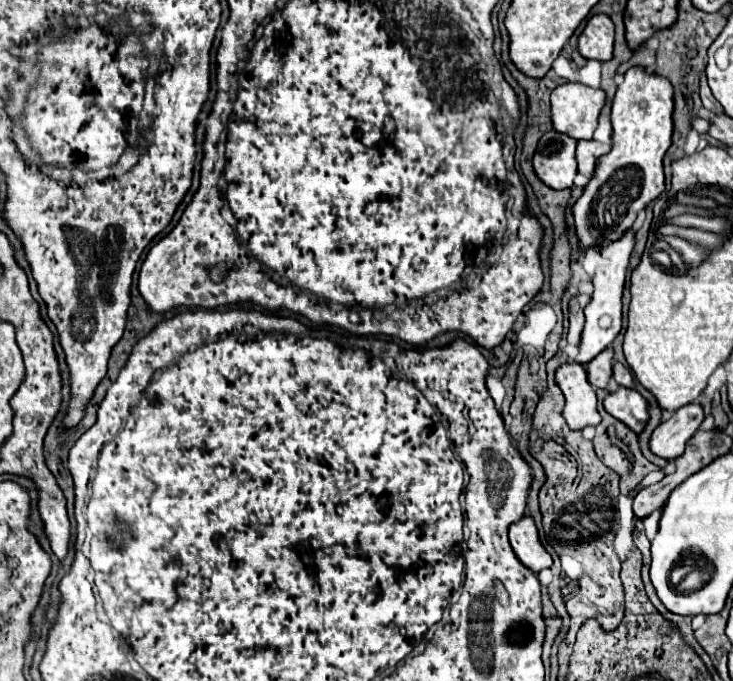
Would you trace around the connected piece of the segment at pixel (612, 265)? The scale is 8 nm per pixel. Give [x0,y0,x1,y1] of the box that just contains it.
[576,231,634,365]

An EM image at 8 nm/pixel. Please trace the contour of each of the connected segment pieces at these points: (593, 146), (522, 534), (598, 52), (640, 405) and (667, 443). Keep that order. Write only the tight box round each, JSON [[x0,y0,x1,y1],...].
[[576,139,610,177],[510,517,552,573],[578,15,614,61],[604,387,648,433],[650,403,704,461]]

